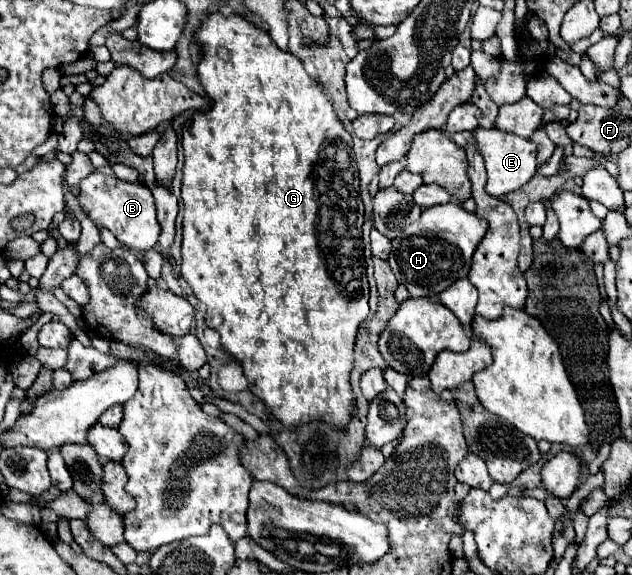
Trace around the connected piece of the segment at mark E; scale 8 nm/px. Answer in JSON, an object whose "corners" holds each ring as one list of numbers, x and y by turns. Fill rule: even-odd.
{"corners":[[477,128,475,132,457,132,453,134,453,142,455,144,467,144,471,140,471,136,477,136,477,146,485,158,485,166,487,166,487,184,485,184,485,192,489,192,491,196,503,196,507,192,513,192,517,188,521,188,523,184,527,184,531,180,531,176,537,170,537,146,531,140,525,140,521,136,513,136,507,132,501,132,497,128,491,130,483,130]]}

